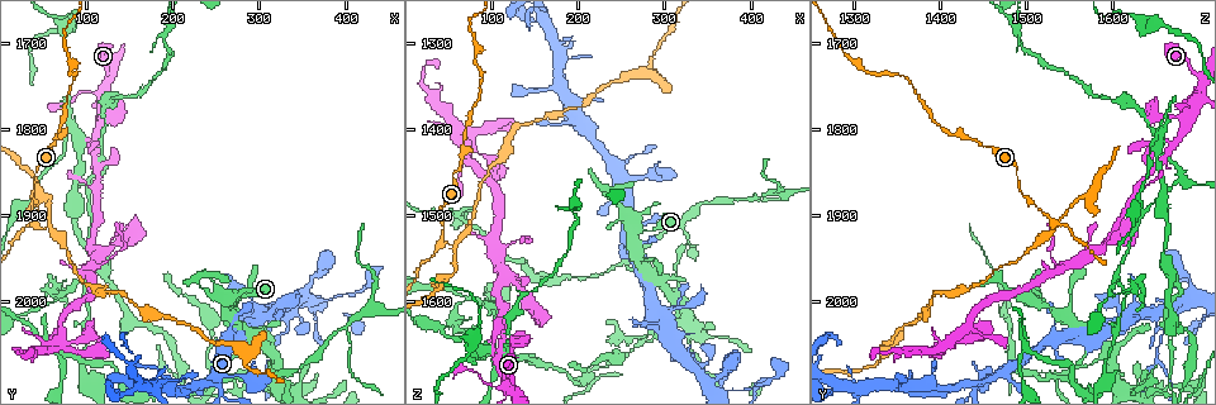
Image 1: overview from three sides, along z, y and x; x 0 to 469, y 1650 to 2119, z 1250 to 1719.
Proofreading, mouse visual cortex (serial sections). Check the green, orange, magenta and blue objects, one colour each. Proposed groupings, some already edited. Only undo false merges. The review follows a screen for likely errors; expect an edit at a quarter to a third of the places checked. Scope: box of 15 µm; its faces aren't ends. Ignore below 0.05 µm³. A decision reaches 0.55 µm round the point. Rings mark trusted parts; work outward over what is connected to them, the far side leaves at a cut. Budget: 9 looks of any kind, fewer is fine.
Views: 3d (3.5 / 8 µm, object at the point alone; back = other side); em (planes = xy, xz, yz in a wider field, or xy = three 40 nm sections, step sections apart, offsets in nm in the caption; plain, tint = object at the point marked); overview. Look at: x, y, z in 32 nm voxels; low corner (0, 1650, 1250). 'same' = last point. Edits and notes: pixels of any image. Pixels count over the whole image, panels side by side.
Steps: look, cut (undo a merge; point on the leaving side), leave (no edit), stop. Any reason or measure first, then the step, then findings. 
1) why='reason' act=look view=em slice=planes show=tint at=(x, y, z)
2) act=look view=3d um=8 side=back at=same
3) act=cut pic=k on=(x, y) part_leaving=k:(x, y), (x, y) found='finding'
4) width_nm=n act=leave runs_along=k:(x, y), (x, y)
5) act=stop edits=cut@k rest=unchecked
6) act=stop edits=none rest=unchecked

why='thin neck' act=look view=3d um=8 at=(315, 2075, 1570)

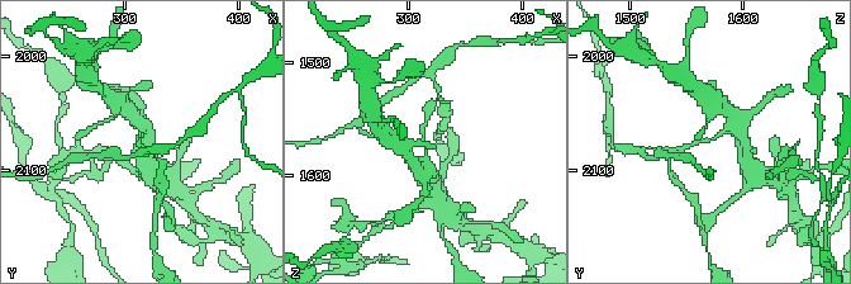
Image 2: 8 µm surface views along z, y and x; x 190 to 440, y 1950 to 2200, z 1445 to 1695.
arm_widths_nm=200,300 why='need the tissue' act=look view=em slice=xy step=3 show=tint at=(314, 2074, 1568)

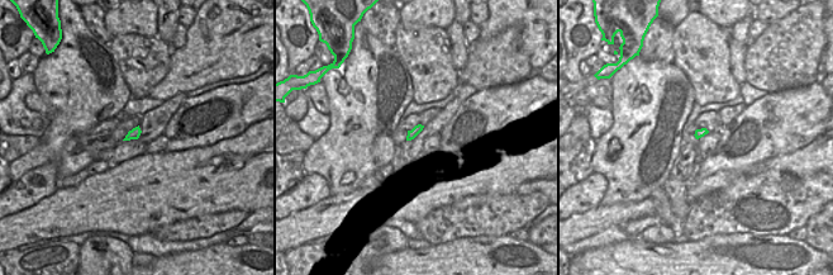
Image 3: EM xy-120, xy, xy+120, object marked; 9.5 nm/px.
act=cut pic=2 on=(680, 150) part_leaving=2:(422, 137), (429, 105), (438, 99) found='two cells meet here'

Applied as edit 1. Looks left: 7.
why='small branch off a trunk' act=look view=3d um=3.5 at=(295, 2020, 1620)

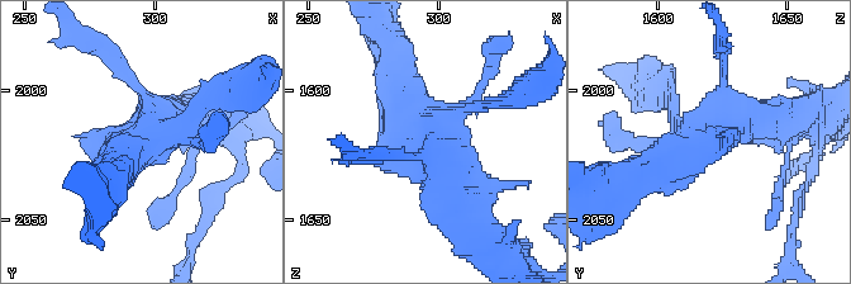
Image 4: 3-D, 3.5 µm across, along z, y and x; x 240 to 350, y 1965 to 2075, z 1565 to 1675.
act=look view=em slice=planes show=tint at=(297, 2017, 1617)

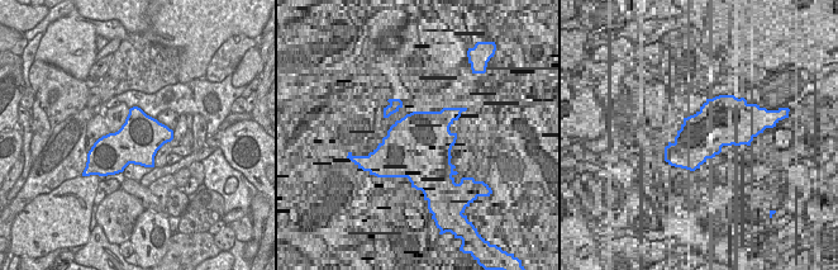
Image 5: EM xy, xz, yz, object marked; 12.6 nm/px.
act=leave runs_along=4:(397, 71), (456, 204) found='all the same cell'

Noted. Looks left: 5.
why='narrows sharply' act=look view=3d um=3.5 side=back at=(40, 1870, 1495)

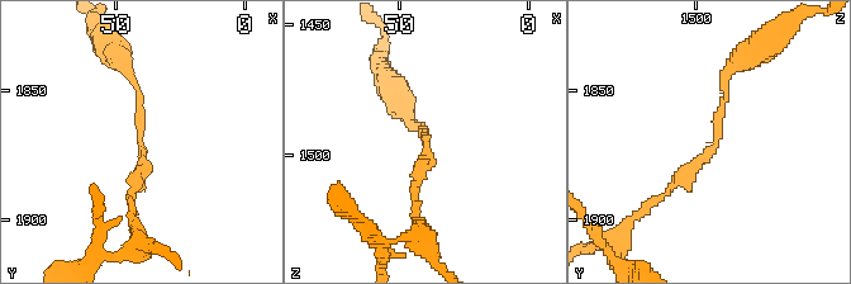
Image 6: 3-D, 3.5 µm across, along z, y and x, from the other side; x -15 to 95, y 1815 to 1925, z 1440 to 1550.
arm_widths_nm=150,200 why='now the EM' act=look view=em slice=xy step=1 show=tint at=(42, 1869, 1492)

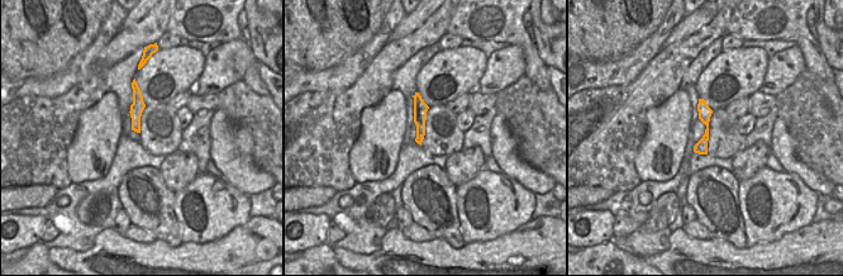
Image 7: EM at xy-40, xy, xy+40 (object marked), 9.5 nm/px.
why='another direction' act=look view=em slice=xy step=3 show=tint at=same

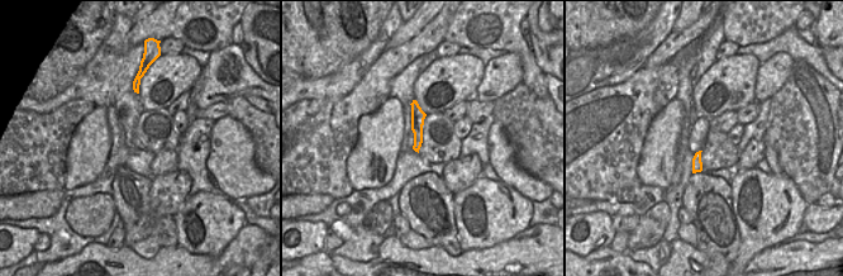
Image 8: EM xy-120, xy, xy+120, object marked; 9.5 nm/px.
act=leave runs_along=6:(733, 64), (717, 141), (659, 199) found='continuous, no second cell'

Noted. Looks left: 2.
act=stop edits=cut@2 rest=unchecked

